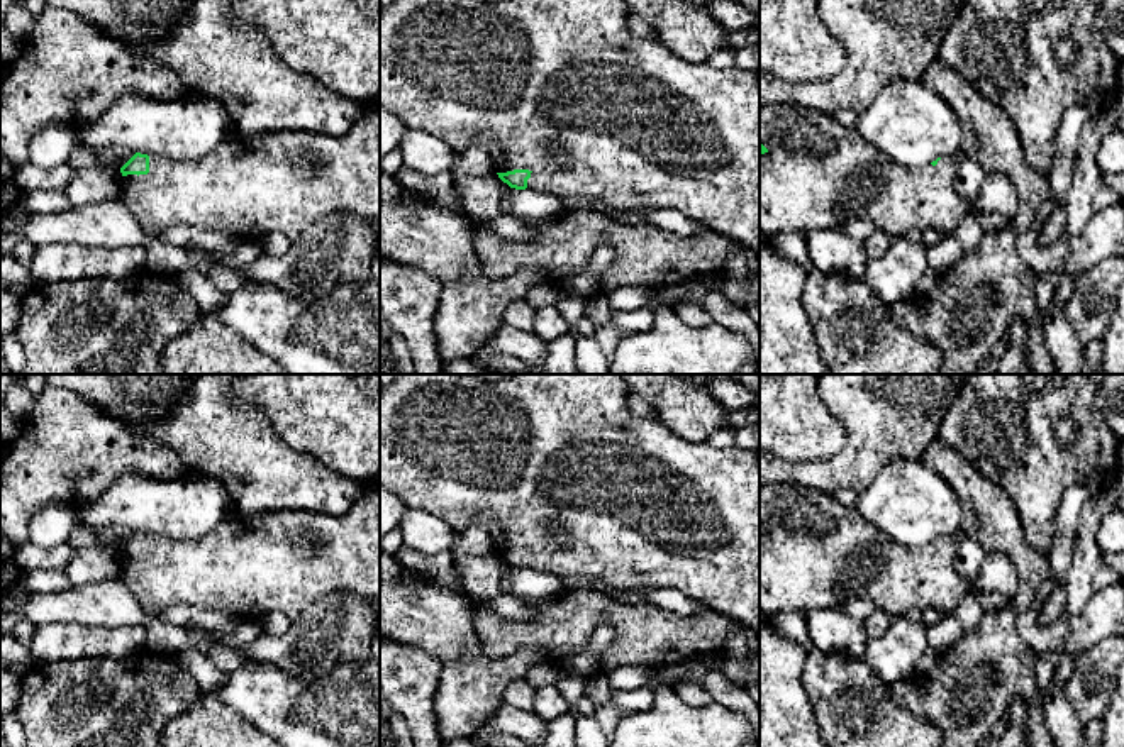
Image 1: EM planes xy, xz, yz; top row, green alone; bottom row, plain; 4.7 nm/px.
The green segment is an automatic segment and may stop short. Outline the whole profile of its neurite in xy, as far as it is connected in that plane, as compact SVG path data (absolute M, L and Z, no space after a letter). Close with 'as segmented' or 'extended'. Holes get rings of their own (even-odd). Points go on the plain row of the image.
M380 484L364 486L363 495L341 517L300 510L246 515L234 508L215 528L195 540L178 542L136 532L120 552L124 556L120 581L153 615L173 605L192 605L220 610L236 620L259 622L275 610L295 620L314 601L334 591L361 596L380 615Z | extended

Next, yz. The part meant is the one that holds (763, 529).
M790 483L760 486L760 611L766 617L841 608L851 598L868 600L892 618L927 608L953 615L970 593L954 569L956 549L954 535L907 547L826 491Z | extended

